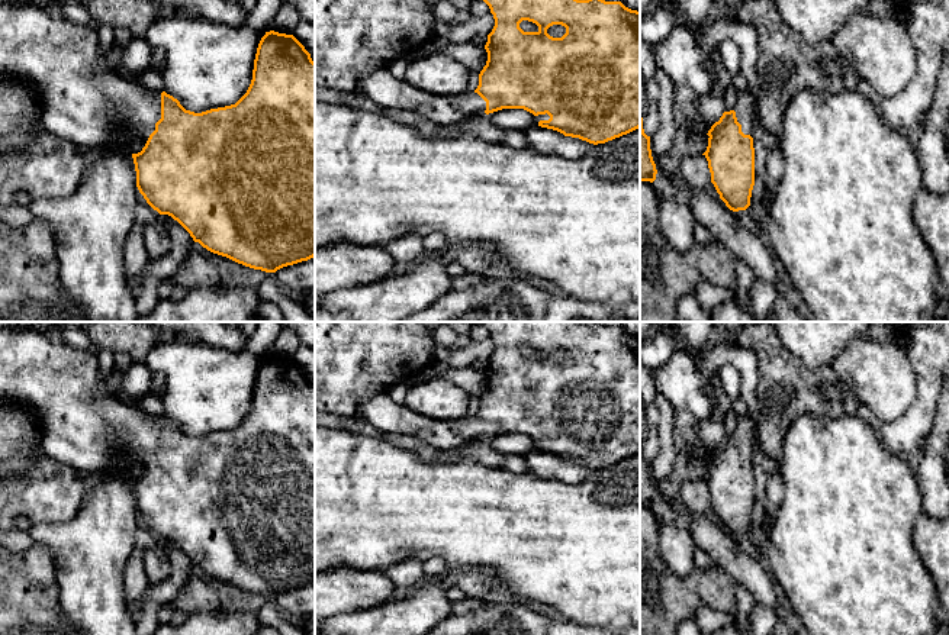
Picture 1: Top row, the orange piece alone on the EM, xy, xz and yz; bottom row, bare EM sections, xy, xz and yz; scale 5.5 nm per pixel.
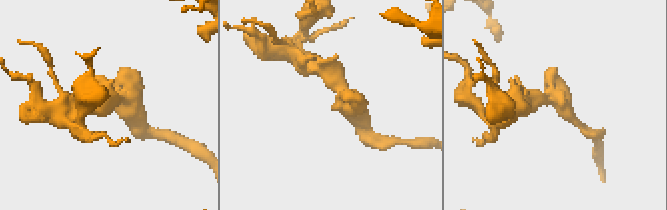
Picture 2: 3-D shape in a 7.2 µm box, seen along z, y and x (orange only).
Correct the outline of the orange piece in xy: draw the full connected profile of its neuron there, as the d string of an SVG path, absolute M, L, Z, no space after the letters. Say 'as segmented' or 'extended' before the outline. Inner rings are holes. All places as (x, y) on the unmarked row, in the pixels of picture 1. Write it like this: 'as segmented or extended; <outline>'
extended; M3 328L0 329L0 397L15 400L36 415L36 425L41 432L41 449L45 457L67 464L87 480L102 474L112 474L115 470L128 474L135 489L136 512L147 528L160 539L168 539L177 545L190 558L193 565L199 567L208 576L266 597L276 597L283 592L315 581L315 387L293 360L274 355L266 357L257 373L252 404L247 418L235 429L194 438L186 435L177 423L165 416L149 416L138 409L129 407L123 400L110 394L103 386L96 355L87 349L68 345L61 339L58 332ZM139 462L145 471L141 477L133 478L131 471Z

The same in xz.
extended; M473 322L483 325L493 339L495 351L488 360L488 367L485 374L488 377L488 386L479 399L479 410L474 416L463 416L460 419L431 419L428 416L419 415L405 404L395 403L387 393L380 393L360 403L360 418L373 425L374 428L385 431L387 433L399 433L406 436L414 436L425 444L438 449L454 449L460 448L470 441L489 439L502 433L524 433L534 441L549 439L549 445L540 445L538 451L557 455L564 461L579 462L589 468L598 470L627 460L640 452L640 336L625 332L621 326L605 326L601 322L589 322L588 325L578 325L576 322ZM522 345L533 346L538 351L537 357L524 357L519 352ZM553 349L562 349L566 352L566 358L562 362L553 362L547 358L547 354Z

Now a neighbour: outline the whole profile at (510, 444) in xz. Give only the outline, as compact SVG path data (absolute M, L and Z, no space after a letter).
M502 433L488 441L495 451L505 455L525 455L538 451L535 441L524 433Z

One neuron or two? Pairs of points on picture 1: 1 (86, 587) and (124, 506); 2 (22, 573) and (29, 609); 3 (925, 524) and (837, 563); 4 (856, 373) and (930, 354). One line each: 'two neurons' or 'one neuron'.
1: one neuron
2: one neuron
3: two neurons
4: two neurons

